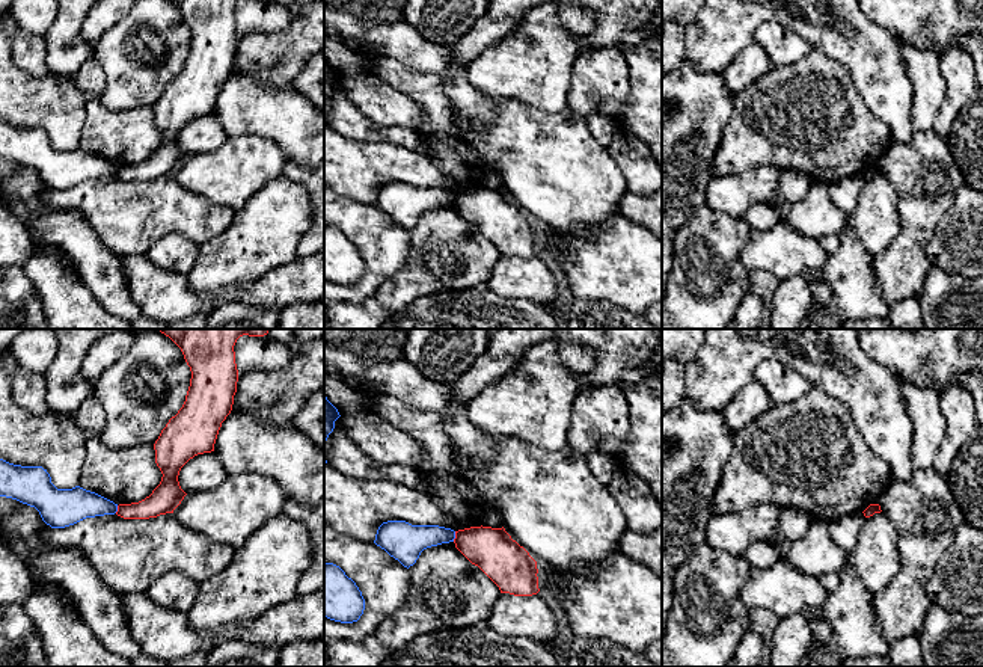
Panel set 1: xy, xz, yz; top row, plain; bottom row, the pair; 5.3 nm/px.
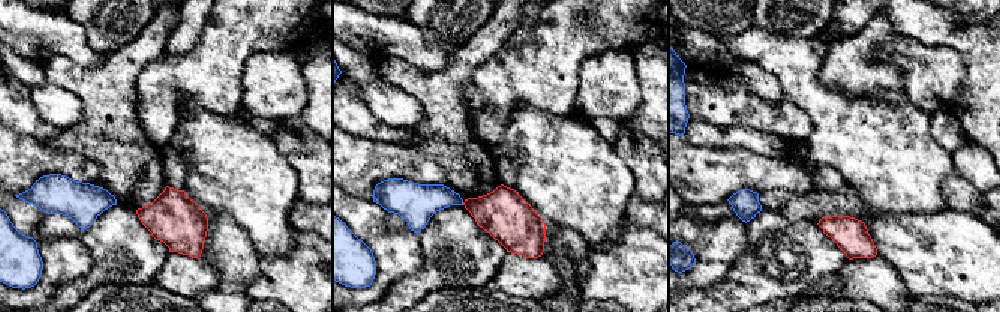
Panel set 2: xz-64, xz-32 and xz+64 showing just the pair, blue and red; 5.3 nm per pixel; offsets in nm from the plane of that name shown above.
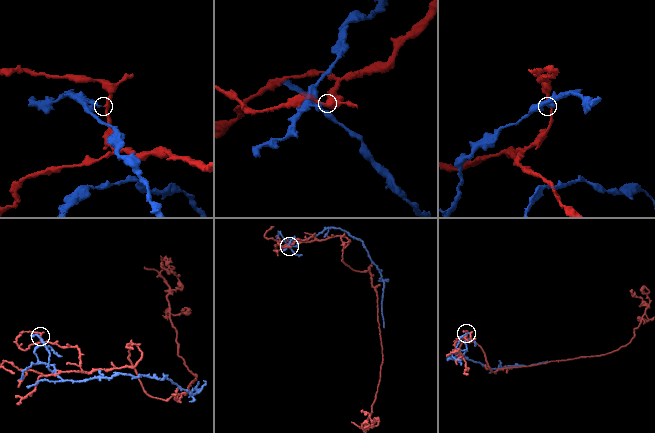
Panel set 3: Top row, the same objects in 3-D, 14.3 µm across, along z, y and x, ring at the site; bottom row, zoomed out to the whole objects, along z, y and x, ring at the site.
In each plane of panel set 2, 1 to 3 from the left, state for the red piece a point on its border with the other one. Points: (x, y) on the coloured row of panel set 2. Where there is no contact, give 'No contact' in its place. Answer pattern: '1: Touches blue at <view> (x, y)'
1: No contact
2: No contact
3: No contact

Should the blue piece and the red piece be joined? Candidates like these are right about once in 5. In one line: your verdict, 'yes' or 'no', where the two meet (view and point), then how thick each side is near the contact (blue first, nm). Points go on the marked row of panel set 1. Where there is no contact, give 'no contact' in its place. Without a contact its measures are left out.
no | xz (454, 536) | 180/240 nm

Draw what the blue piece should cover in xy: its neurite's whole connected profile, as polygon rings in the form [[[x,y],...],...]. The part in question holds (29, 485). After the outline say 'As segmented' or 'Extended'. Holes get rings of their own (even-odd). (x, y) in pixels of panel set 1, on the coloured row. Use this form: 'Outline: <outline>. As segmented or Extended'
Outline: [[[0,459],[0,496],[35,507],[51,528],[86,518],[115,515],[118,504],[80,486],[57,489],[42,466],[21,466]]]. As segmented

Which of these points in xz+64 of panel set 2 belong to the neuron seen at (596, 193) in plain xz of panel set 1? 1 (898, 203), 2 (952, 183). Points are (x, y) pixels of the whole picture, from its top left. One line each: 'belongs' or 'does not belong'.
1: belongs
2: does not belong

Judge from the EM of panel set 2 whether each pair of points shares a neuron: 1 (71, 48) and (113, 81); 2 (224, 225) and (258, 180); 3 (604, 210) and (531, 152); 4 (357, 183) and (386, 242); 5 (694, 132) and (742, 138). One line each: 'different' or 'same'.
1: different
2: different
3: same
4: different
5: same

